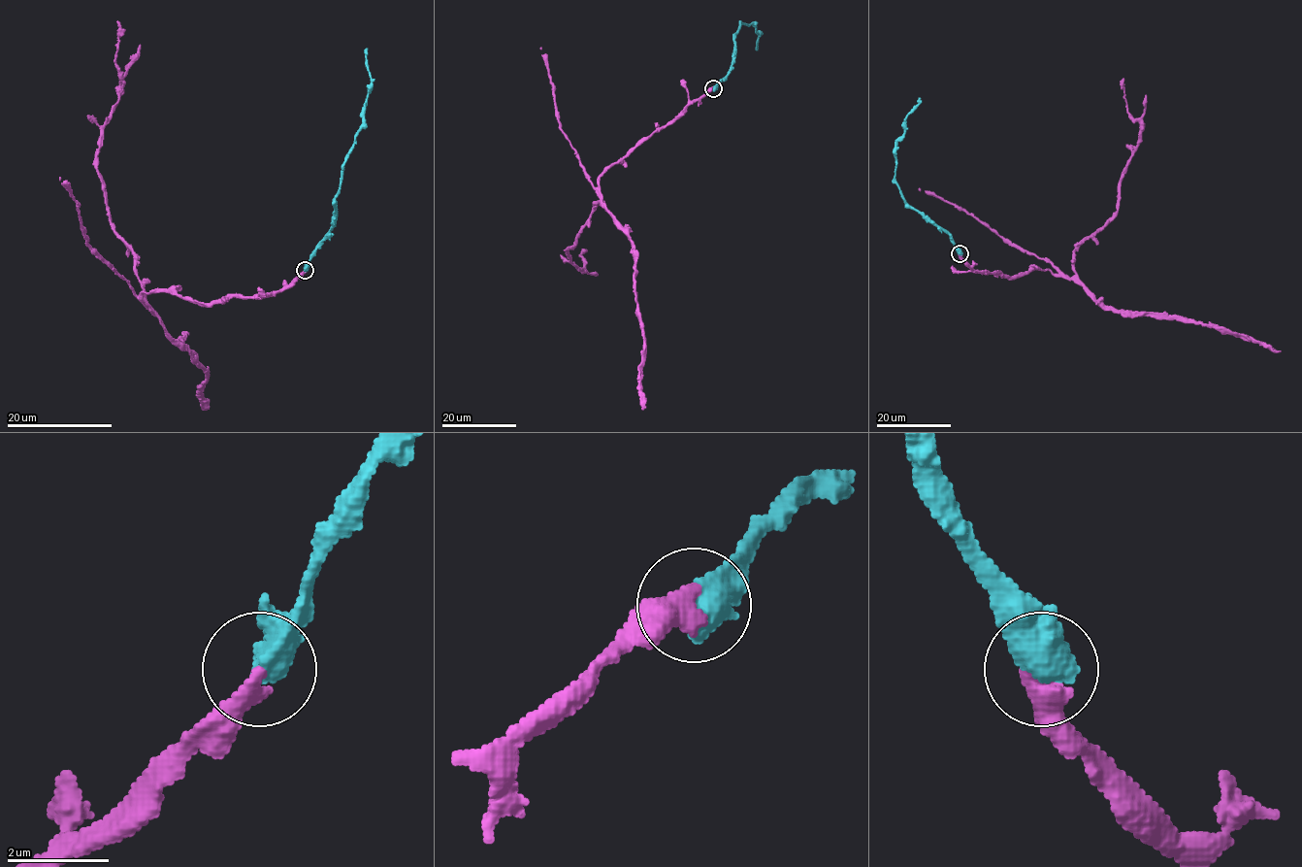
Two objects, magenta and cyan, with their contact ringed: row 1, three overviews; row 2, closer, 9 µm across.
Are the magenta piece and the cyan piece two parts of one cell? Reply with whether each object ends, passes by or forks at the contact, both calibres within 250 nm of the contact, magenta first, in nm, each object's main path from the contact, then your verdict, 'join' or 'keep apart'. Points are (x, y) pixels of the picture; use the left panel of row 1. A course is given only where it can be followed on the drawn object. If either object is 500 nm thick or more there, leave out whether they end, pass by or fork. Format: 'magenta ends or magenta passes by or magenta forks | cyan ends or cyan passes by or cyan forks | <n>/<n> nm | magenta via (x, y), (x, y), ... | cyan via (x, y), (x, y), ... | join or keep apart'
magenta ends | cyan passes by | 400/480 nm | magenta via (304, 269), (272, 294), (204, 304), (144, 291), (144, 304), (97, 170), (118, 99), (117, 21) | cyan via (304, 269), (317, 244), (331, 231), (335, 198), (345, 157), (364, 121), (364, 104), (372, 78), (365, 49) | join

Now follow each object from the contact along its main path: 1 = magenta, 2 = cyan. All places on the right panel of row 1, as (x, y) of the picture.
1: (960, 253), (975, 271), (1007, 278), (1032, 269), (1075, 275), (1073, 251), (1117, 211), (1140, 133), (1123, 79)
2: (960, 253), (944, 230), (906, 203), (895, 180), (896, 142), (904, 132), (905, 118), (919, 103), (919, 98)

